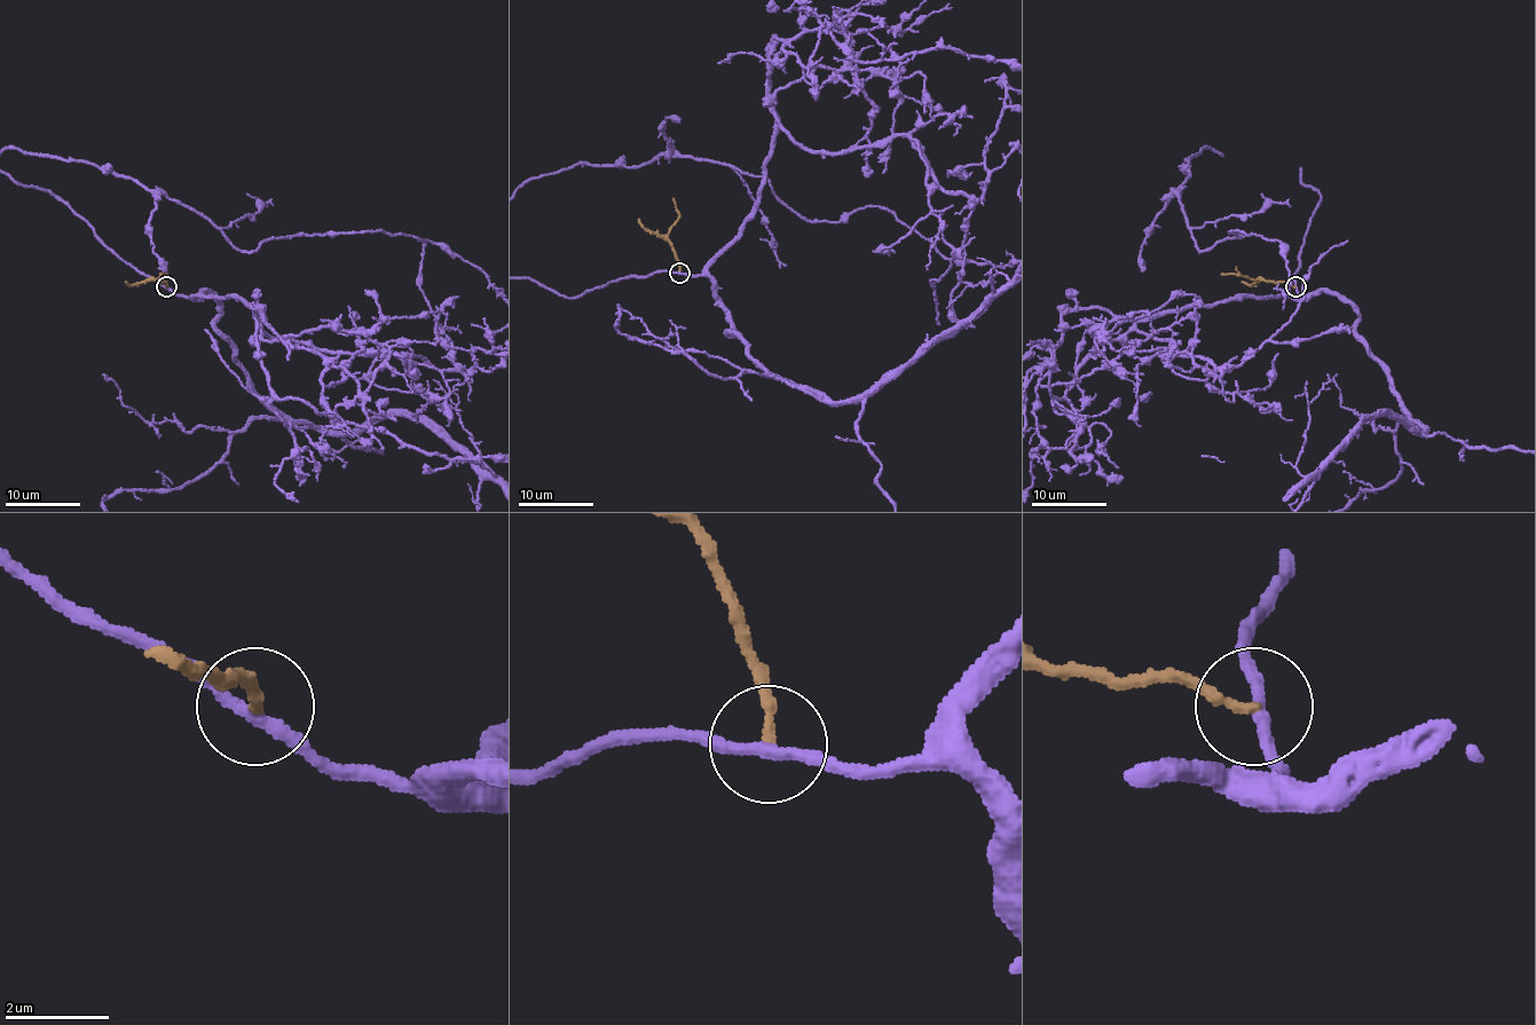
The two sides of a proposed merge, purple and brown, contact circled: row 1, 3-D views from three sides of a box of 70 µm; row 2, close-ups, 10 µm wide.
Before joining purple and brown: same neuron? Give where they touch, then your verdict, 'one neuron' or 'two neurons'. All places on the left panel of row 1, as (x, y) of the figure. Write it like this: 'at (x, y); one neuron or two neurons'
at (166, 286); two neurons

